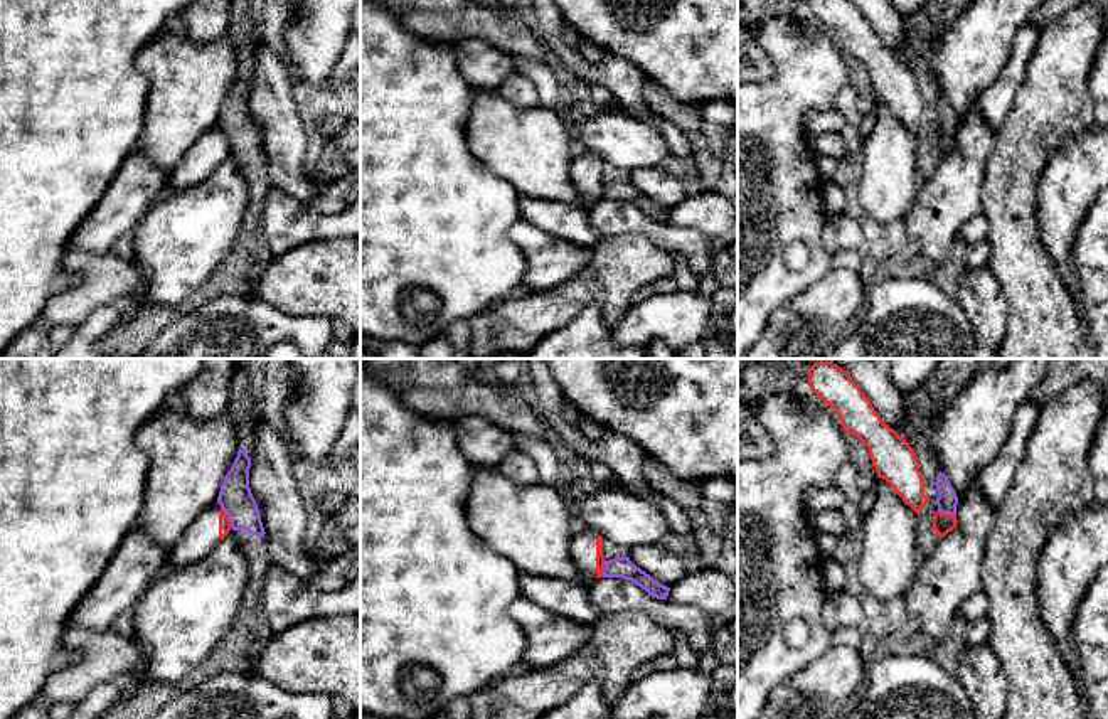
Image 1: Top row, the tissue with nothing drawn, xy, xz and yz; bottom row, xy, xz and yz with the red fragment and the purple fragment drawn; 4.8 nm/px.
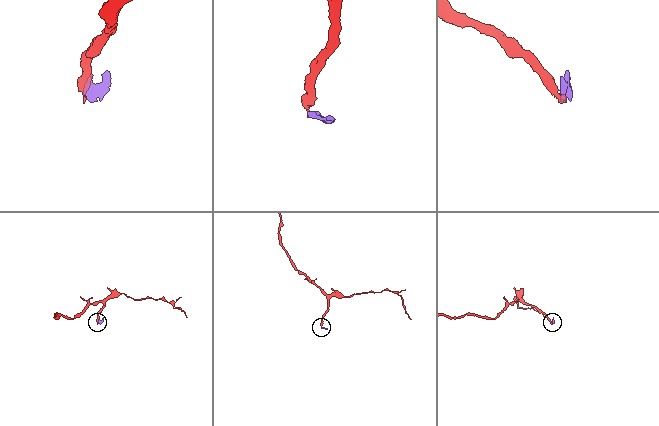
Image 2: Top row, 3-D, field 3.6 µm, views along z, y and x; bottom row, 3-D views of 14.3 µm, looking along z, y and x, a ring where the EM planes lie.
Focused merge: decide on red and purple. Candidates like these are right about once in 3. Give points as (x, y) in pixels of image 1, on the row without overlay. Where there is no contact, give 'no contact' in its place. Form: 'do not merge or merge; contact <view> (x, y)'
do not merge; contact xy (228, 140)

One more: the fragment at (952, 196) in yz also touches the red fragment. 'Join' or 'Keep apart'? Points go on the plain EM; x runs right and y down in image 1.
Keep apart

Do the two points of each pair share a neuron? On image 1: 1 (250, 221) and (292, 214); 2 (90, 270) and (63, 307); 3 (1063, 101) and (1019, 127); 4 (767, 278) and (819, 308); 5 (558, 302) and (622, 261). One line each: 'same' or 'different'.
1: different
2: same
3: same
4: different
5: same

